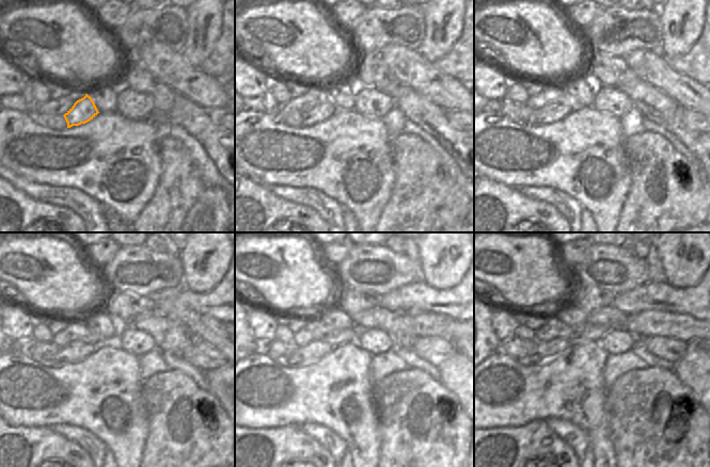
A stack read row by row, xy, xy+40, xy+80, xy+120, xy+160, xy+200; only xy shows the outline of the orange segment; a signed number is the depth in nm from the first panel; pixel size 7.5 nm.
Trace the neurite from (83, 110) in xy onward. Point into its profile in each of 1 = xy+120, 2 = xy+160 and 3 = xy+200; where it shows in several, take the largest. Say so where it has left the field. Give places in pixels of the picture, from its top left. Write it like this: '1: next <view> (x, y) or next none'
1: next xy+120 (77, 351)
2: next xy+160 (315, 350)
3: next xy+200 (547, 350)

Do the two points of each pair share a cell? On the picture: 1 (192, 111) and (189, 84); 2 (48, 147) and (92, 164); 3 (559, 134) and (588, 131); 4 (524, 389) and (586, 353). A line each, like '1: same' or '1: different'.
1: different
2: same
3: same
4: same

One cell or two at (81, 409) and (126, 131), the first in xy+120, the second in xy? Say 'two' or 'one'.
one

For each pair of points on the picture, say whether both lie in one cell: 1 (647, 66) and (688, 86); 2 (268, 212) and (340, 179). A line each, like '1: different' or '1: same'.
1: same
2: different

